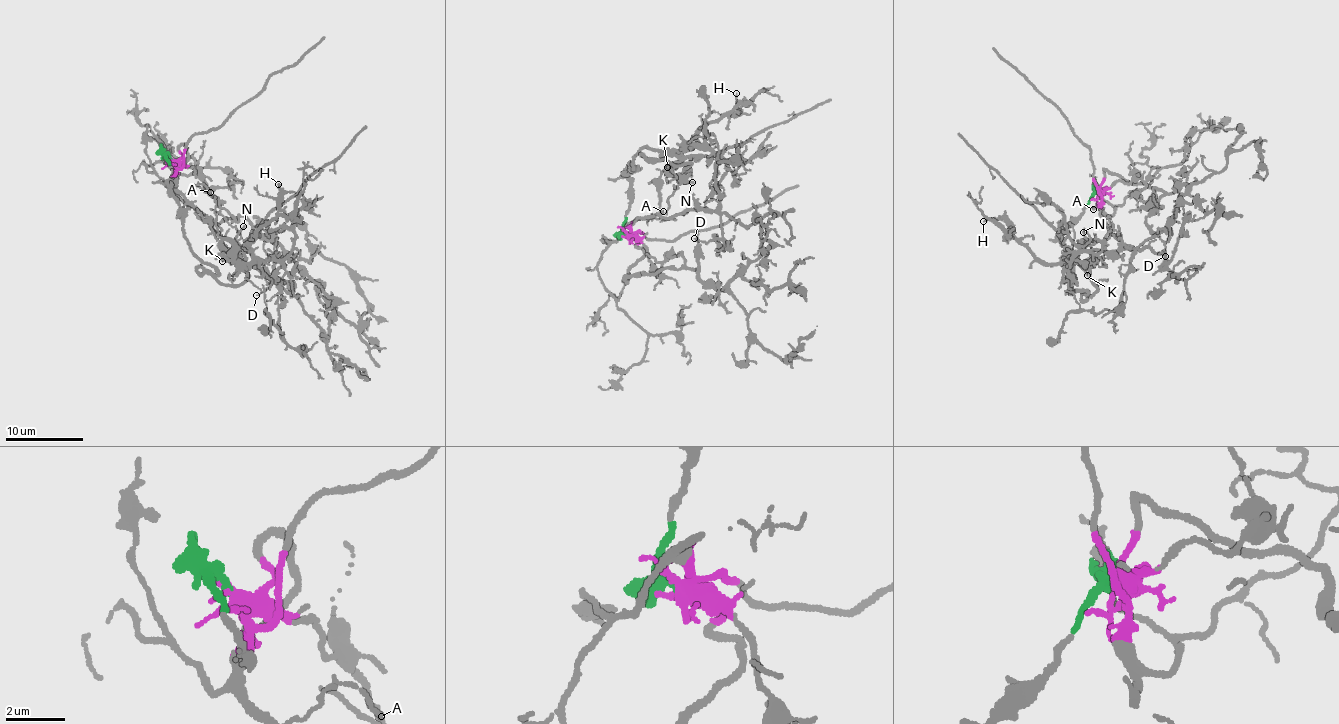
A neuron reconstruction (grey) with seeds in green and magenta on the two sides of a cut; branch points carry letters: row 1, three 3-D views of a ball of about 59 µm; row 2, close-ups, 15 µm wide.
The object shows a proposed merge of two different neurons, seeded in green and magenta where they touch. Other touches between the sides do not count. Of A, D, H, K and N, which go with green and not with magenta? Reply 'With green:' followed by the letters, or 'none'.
With green: H, K, N

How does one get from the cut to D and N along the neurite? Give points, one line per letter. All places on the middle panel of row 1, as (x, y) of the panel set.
D: (626, 235), (628, 222), (654, 214), (668, 217), (690, 208), (718, 214), (720, 238), (708, 242), (693, 238)
N: (626, 235), (626, 172), (644, 146), (675, 165), (689, 163), (682, 184), (693, 182)

